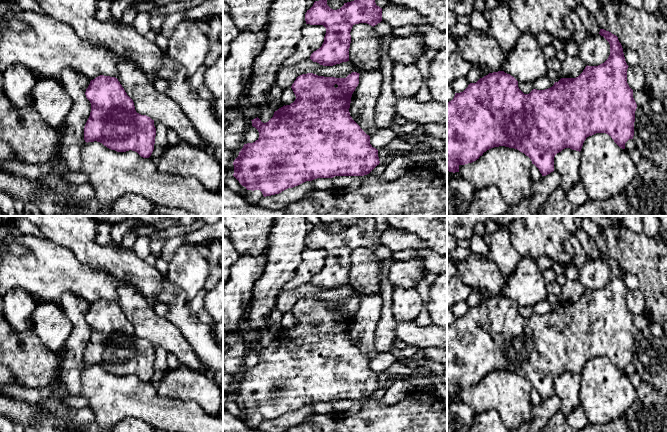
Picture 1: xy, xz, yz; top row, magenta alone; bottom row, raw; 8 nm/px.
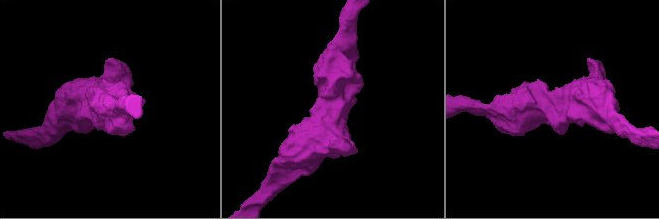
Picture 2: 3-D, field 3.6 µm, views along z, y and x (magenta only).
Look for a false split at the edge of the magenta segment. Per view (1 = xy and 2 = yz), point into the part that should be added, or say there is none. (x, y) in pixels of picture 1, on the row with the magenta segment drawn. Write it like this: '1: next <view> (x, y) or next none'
1: next none
2: next none

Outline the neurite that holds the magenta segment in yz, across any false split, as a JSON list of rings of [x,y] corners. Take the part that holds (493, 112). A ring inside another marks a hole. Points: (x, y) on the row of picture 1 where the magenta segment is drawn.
[[[600,29],[599,34],[603,36],[610,44],[610,55],[608,59],[598,66],[587,65],[583,72],[576,78],[561,78],[548,89],[533,89],[529,94],[524,94],[519,89],[518,81],[513,76],[505,73],[504,71],[498,71],[489,73],[483,78],[480,78],[476,83],[470,83],[463,92],[455,93],[454,98],[447,102],[447,170],[453,173],[459,172],[460,165],[465,165],[476,161],[483,155],[484,152],[491,148],[505,146],[517,149],[524,153],[531,159],[532,164],[539,169],[542,176],[546,176],[554,171],[554,157],[557,153],[561,152],[565,148],[570,148],[580,152],[586,138],[596,133],[608,134],[620,148],[625,149],[625,143],[629,139],[633,139],[634,136],[635,111],[637,108],[637,104],[633,98],[633,90],[627,83],[627,69],[629,66],[625,61],[623,48],[618,40],[618,37],[604,29]]]

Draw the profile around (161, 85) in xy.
[[[155,79],[153,81],[153,86],[157,91],[165,93],[168,88],[168,82],[164,79]]]

